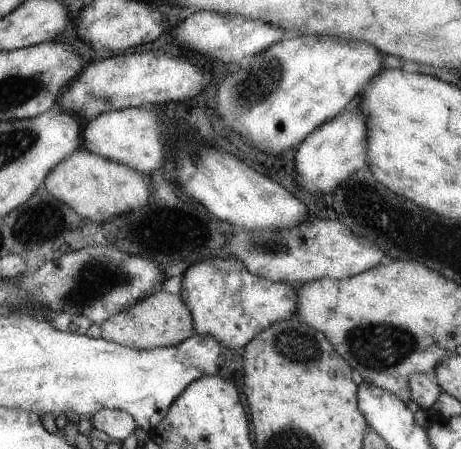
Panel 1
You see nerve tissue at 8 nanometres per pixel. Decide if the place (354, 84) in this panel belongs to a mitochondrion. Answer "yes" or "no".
no

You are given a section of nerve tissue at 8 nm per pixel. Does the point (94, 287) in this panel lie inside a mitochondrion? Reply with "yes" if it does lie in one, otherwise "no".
yes

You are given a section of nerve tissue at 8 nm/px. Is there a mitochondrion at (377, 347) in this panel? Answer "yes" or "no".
yes

